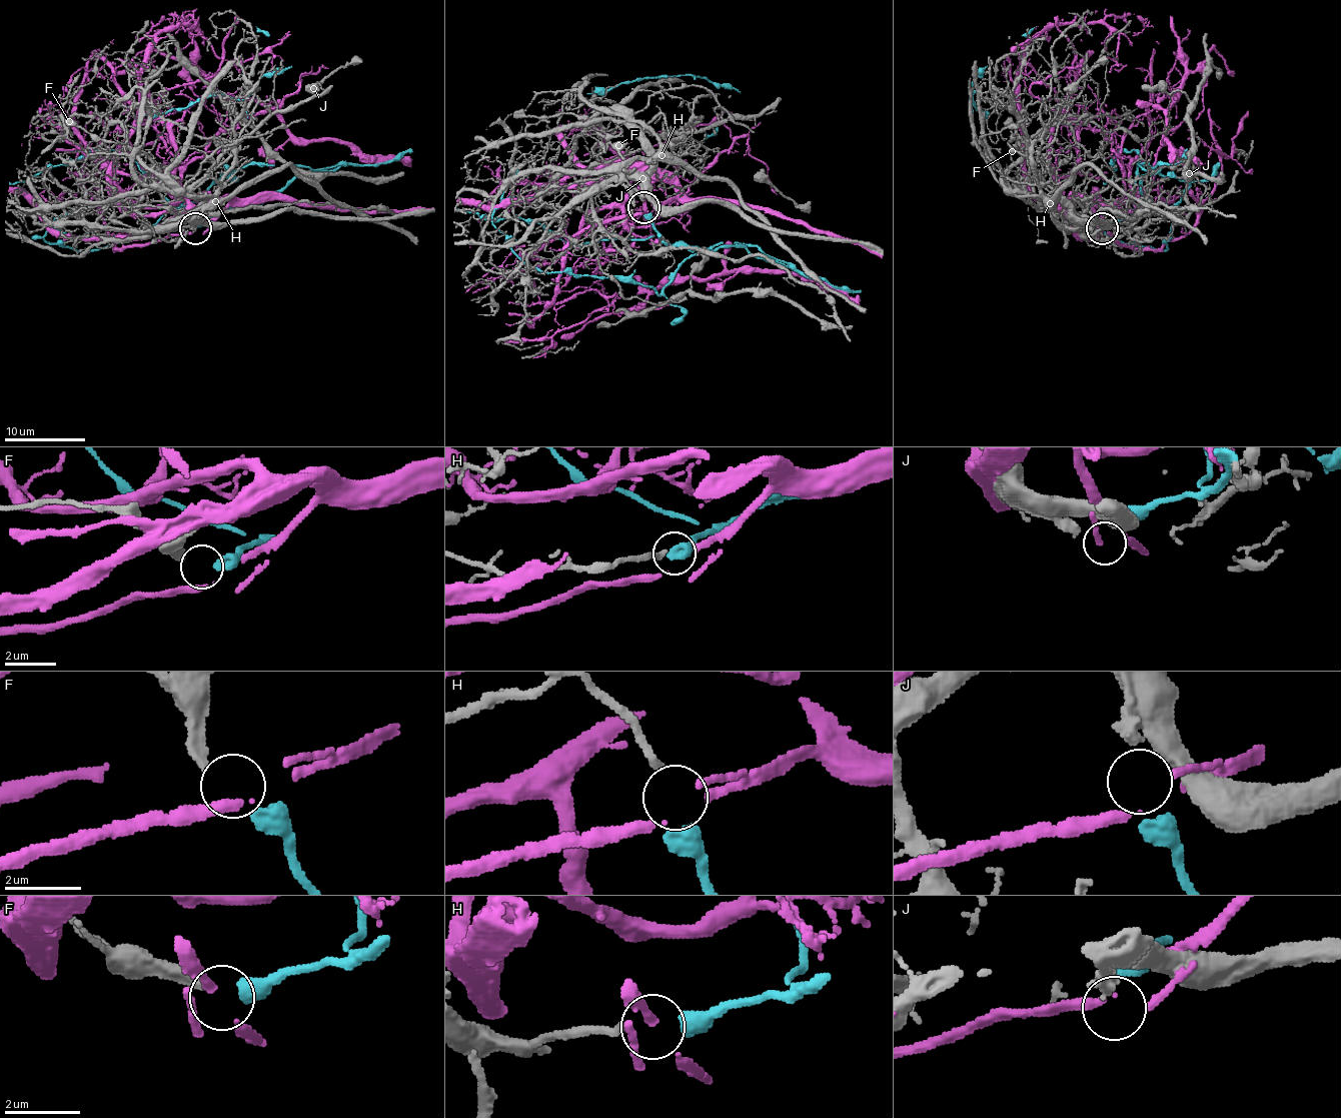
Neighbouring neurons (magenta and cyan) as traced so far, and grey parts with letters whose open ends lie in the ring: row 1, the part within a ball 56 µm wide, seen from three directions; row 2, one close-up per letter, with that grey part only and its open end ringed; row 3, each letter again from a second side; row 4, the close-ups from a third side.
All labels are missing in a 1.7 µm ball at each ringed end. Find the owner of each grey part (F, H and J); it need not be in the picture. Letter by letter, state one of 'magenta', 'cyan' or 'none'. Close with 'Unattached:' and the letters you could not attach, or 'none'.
F: cyan
H: none
J: none
Unattached: H, J

